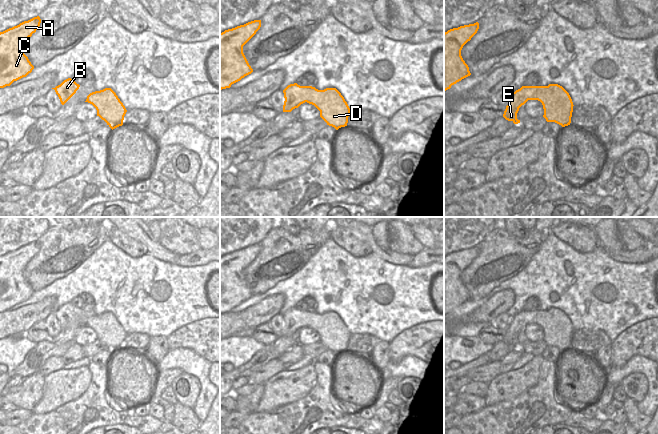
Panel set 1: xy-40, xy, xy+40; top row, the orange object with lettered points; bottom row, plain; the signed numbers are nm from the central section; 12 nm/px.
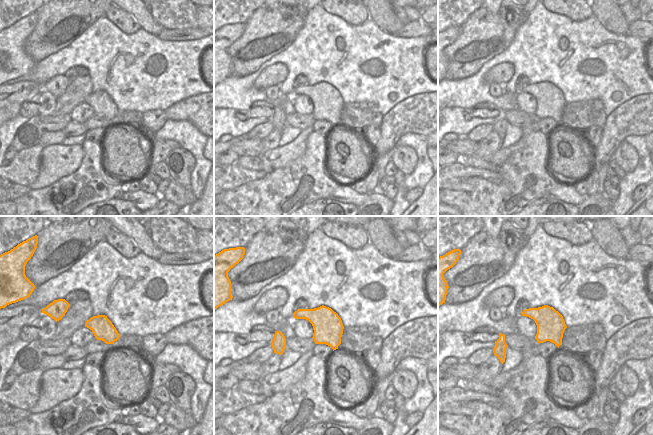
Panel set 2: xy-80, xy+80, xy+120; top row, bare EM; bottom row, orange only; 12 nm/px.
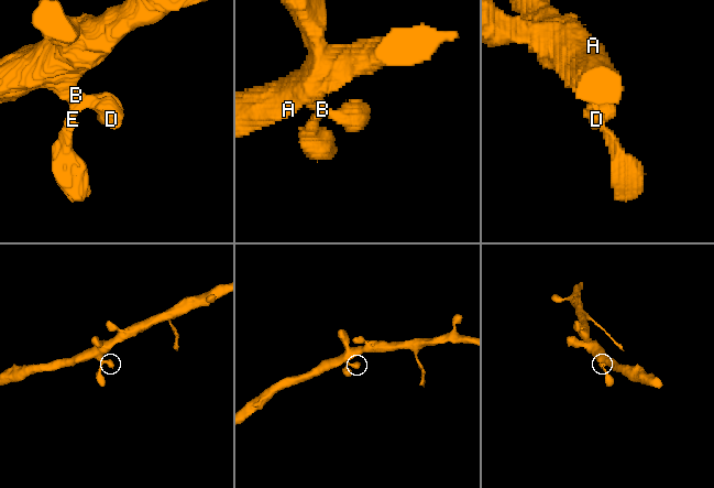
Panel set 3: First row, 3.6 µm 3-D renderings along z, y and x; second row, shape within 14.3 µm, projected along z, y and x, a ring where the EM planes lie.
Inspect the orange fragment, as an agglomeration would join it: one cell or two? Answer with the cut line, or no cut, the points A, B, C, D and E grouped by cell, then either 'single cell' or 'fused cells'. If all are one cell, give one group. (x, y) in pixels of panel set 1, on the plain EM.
no cut | A B C D E | single cell

